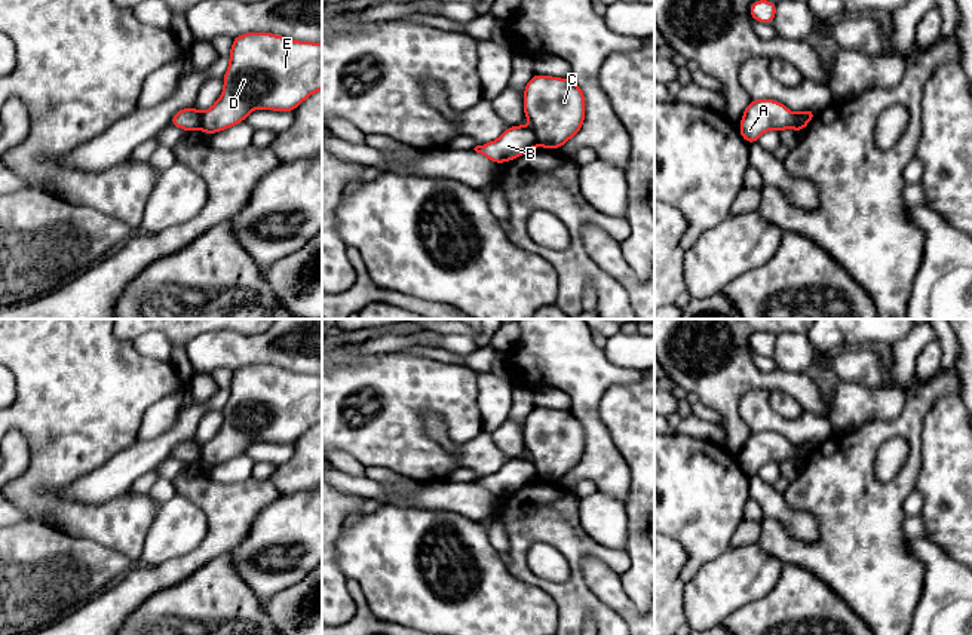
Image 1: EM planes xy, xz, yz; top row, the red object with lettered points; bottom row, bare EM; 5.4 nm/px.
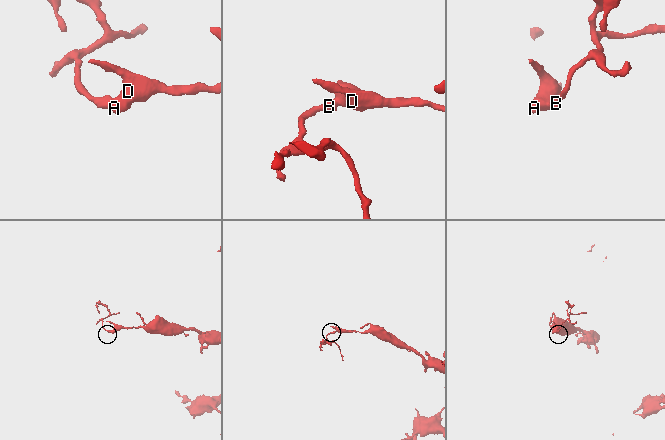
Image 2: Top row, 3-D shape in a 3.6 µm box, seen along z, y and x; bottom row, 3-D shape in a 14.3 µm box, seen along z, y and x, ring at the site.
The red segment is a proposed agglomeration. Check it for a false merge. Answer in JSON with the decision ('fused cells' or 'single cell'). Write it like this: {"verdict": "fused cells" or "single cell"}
{"verdict": "fused cells"}

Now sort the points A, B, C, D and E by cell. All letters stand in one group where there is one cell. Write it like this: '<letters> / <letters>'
A C D E / B

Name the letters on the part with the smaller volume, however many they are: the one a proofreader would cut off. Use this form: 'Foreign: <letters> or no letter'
Foreign: B

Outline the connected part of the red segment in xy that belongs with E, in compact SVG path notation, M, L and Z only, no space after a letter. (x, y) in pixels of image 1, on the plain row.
M245 365L231 372L223 426L202 445L200 463L205 466L245 454L255 441L295 444L304 432L322 421L322 375L297 374L270 365Z

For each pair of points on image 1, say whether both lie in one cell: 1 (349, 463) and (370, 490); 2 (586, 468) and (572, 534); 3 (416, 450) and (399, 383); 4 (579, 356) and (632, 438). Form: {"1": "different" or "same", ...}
{"1": "different", "2": "different", "3": "same", "4": "different"}

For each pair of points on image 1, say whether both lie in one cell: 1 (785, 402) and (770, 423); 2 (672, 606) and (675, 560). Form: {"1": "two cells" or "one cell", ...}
{"1": "two cells", "2": "one cell"}

